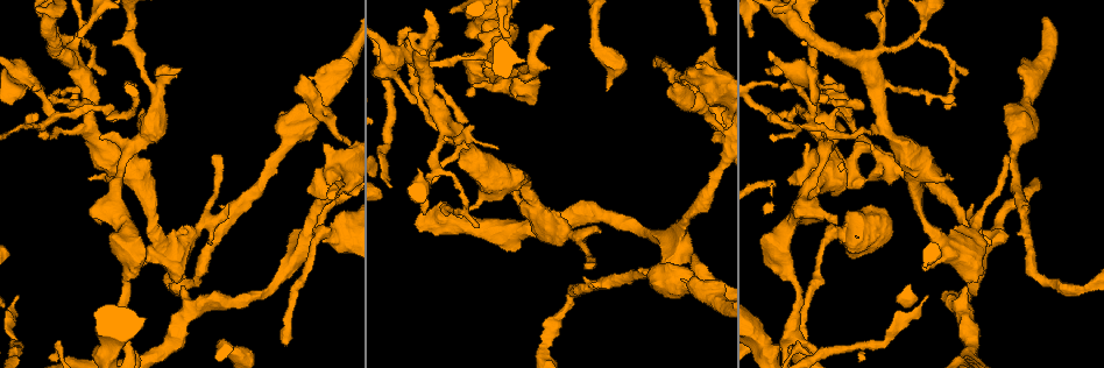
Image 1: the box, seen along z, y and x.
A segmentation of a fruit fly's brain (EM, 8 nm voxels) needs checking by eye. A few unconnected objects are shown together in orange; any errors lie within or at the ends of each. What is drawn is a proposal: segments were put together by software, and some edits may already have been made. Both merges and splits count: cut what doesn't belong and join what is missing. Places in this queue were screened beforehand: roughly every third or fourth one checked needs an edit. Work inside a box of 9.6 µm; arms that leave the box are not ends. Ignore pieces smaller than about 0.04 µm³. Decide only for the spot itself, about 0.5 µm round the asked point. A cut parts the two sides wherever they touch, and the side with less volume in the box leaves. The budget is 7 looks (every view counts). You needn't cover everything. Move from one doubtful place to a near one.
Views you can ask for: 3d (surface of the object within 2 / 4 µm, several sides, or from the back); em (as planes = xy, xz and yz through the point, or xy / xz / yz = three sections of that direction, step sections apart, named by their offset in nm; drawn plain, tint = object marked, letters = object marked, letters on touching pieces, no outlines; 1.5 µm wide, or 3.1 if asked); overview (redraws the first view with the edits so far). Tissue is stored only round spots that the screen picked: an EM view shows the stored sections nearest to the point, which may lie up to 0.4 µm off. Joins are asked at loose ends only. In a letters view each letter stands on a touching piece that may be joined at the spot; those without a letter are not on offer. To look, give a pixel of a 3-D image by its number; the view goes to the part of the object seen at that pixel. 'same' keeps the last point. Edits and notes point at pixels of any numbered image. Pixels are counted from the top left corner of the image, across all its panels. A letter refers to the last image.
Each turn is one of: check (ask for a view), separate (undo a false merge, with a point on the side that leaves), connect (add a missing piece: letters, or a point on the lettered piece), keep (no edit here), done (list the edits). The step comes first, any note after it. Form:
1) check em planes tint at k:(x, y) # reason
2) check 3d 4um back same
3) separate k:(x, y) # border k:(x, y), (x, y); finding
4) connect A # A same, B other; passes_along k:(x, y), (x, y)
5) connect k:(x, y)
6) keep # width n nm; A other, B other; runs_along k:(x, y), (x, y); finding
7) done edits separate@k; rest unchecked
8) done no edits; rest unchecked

check em xy step 8 tint at 1:(288, 344) # long arm stops here

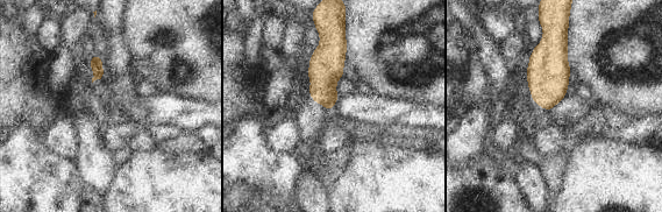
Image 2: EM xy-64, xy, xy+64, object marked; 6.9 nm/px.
check em planes tint same # another direction

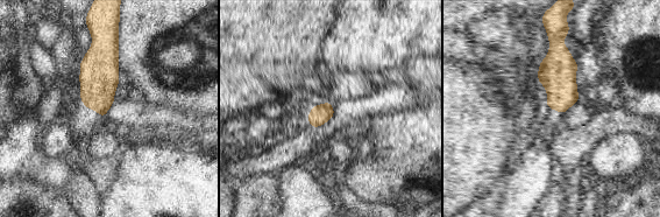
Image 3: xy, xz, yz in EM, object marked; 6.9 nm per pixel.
check em planes letters same # see the neighbours

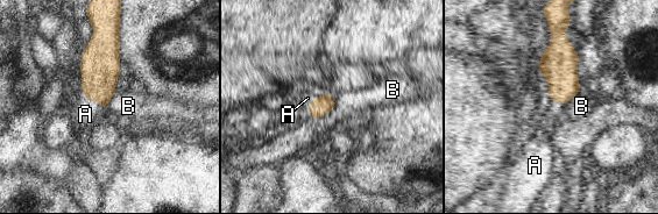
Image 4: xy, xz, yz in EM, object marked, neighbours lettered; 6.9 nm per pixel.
connect A # A same, B other; passes_along 4:(100, 65), (90, 99), (85, 114); the cell continues

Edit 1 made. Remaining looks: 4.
check overview # redraw

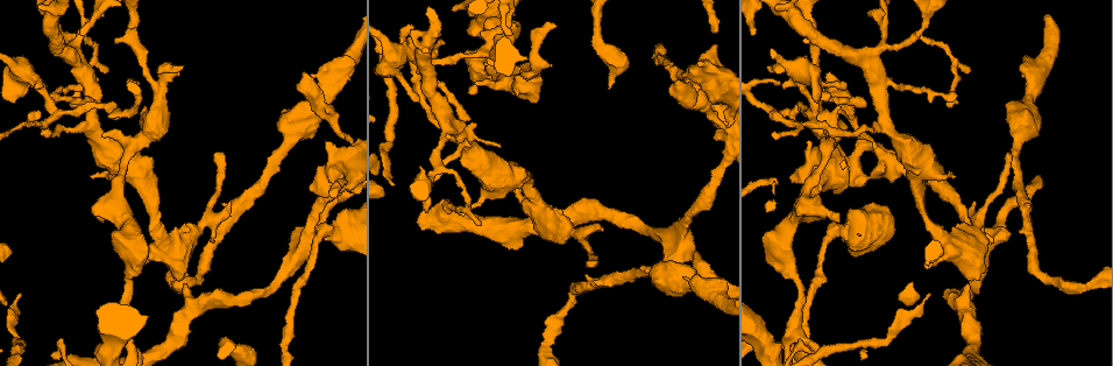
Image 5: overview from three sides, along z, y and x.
check em planes letters at 5:(770, 112)

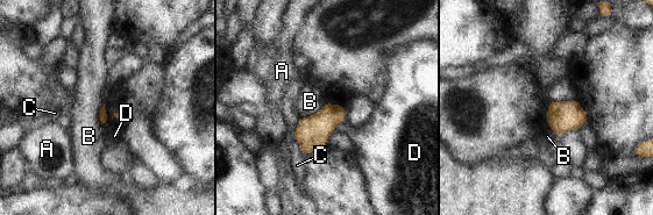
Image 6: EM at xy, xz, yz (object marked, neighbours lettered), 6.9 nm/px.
keep # A other, B other, C other, D other; no lettered piece goes on from it

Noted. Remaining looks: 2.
done edits connect@4; rest unchecked

